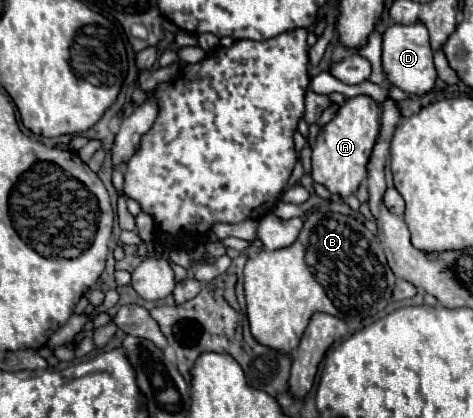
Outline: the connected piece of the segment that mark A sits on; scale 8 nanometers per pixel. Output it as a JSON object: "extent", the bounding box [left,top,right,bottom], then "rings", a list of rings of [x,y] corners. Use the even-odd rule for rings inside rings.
{"extent":[311,94,379,198],"rings":[[[365,94],[345,98],[335,118],[319,130],[315,144],[311,148],[313,180],[323,184],[331,194],[339,194],[341,198],[355,194],[361,180],[367,176],[367,162],[377,142],[377,136],[379,136],[379,104]]]}

